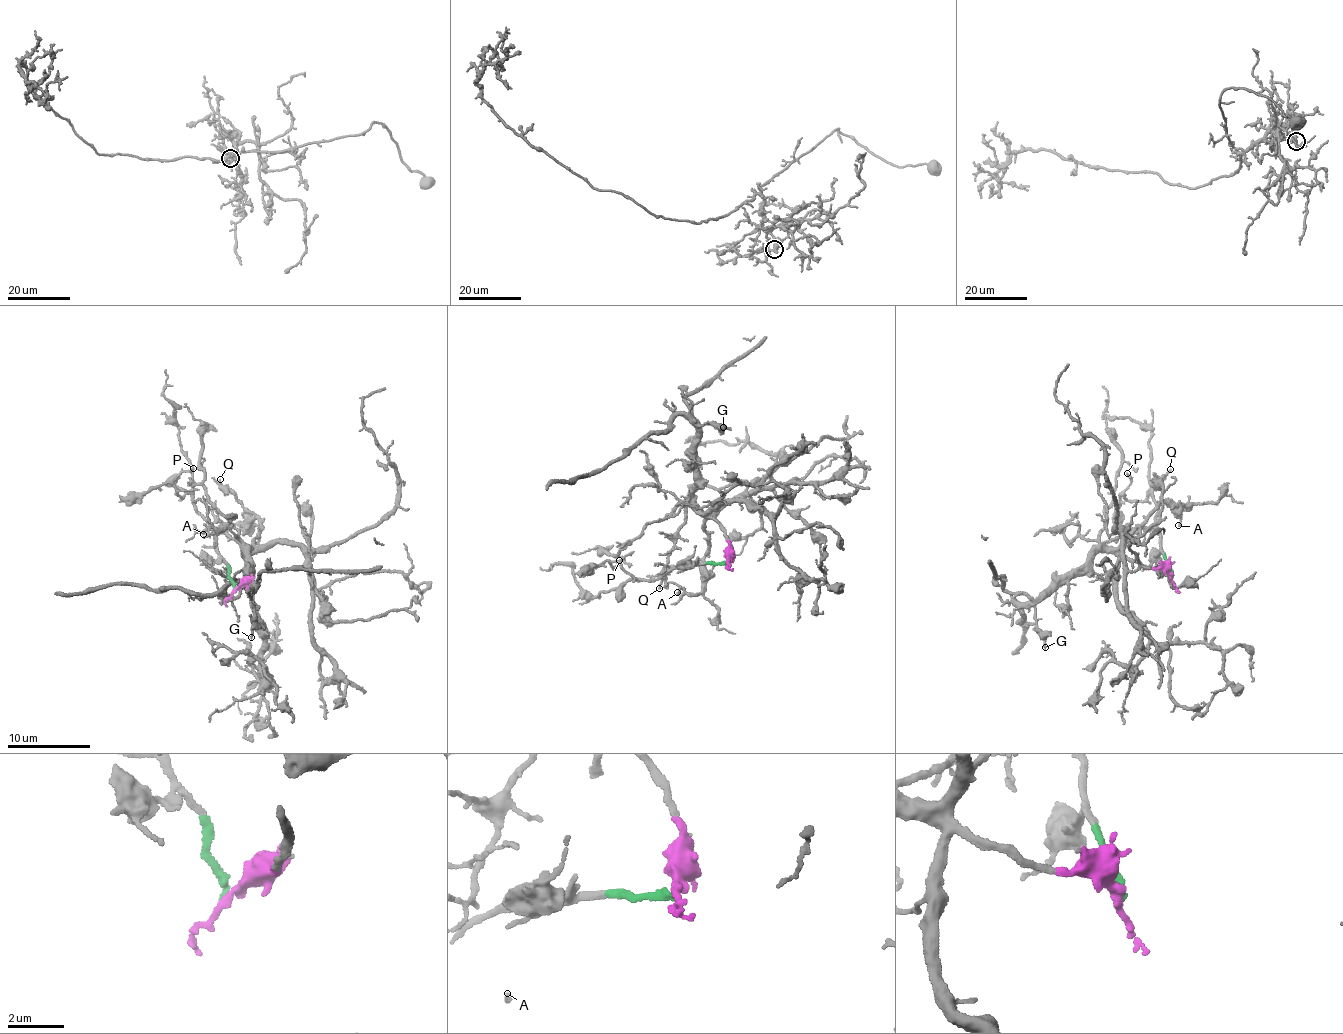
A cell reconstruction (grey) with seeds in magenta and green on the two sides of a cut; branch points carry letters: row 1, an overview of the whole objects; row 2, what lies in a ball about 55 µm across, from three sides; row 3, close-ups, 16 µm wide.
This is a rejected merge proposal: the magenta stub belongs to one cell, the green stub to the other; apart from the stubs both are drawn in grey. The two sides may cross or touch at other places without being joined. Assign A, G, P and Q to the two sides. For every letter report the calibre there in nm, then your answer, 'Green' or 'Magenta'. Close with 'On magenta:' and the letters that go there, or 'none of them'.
A: Thickness 120 nm. Magenta
G: Thickness 160 nm. Magenta
P: Thickness 150 nm. Green
Q: Thickness 110 nm. Magenta
On magenta: A, G, Q

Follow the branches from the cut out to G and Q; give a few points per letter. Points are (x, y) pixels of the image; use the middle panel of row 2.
G: (726, 562), (726, 529), (703, 512), (694, 494), (701, 474), (695, 448), (699, 426), (712, 421), (723, 428)
Q: (726, 562), (729, 547), (726, 529), (703, 517), (707, 537), (705, 552), (689, 566), (668, 573), (660, 588)

